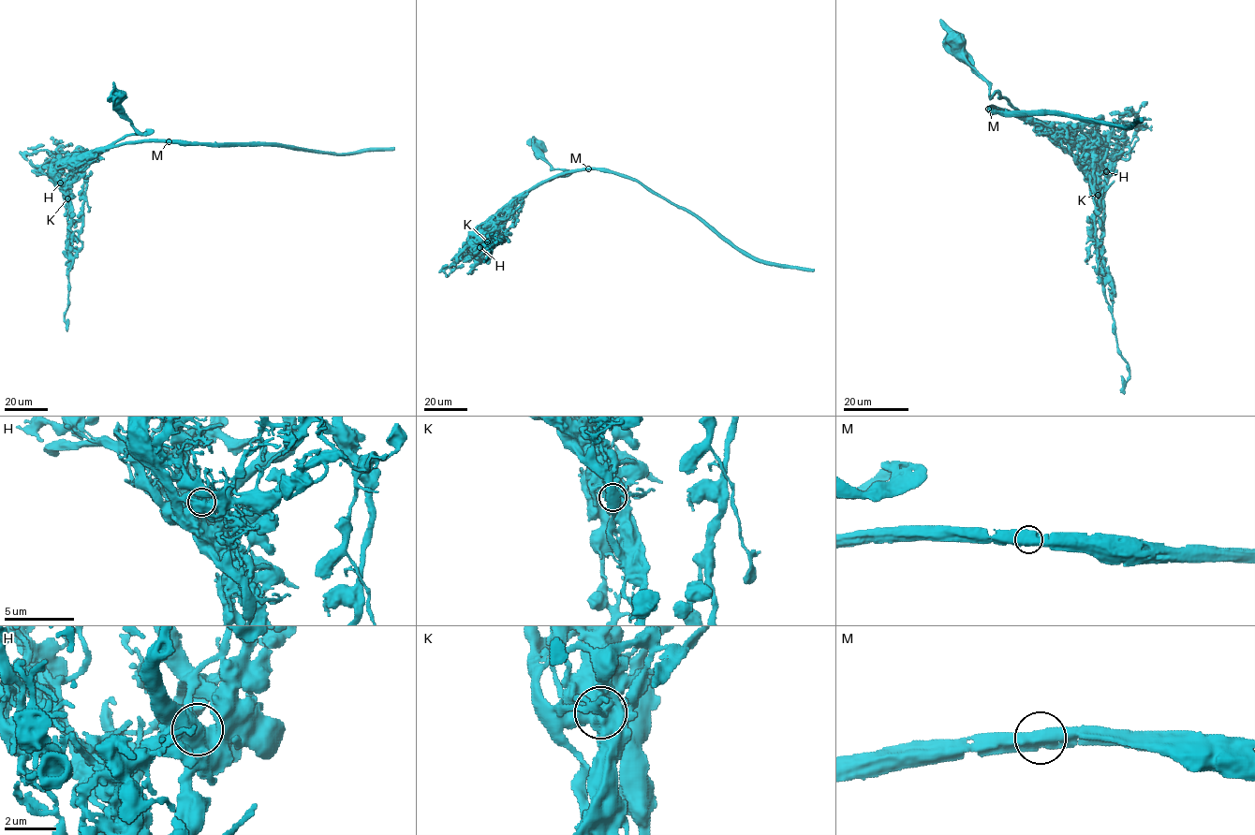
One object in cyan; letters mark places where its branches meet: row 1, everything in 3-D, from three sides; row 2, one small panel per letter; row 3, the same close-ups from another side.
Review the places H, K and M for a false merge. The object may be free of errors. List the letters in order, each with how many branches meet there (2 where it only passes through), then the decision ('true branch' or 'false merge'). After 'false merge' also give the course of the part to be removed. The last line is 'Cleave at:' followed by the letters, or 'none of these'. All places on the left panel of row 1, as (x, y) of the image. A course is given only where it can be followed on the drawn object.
H: 2 branches meet; true branch
K: 2 branches meet; false merge; foreign part runs (67, 198), (51, 174), (51, 164), (78, 159), (95, 151), (125, 143), (275, 143), (335, 153), (393, 147)
M: 2 branches meet; true branch
Cleave at: K

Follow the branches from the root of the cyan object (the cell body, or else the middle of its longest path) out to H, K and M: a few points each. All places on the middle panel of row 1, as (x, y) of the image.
H: (540, 149), (552, 168), (565, 169), (567, 175), (518, 195), (487, 225), (477, 241), (479, 247)
K: (540, 149), (552, 168), (565, 169), (567, 175), (516, 197), (494, 216), (495, 227), (485, 237), (487, 241)
M: (540, 149), (540, 155), (553, 168), (565, 169), (568, 173), (531, 189), (558, 175), (588, 168)

